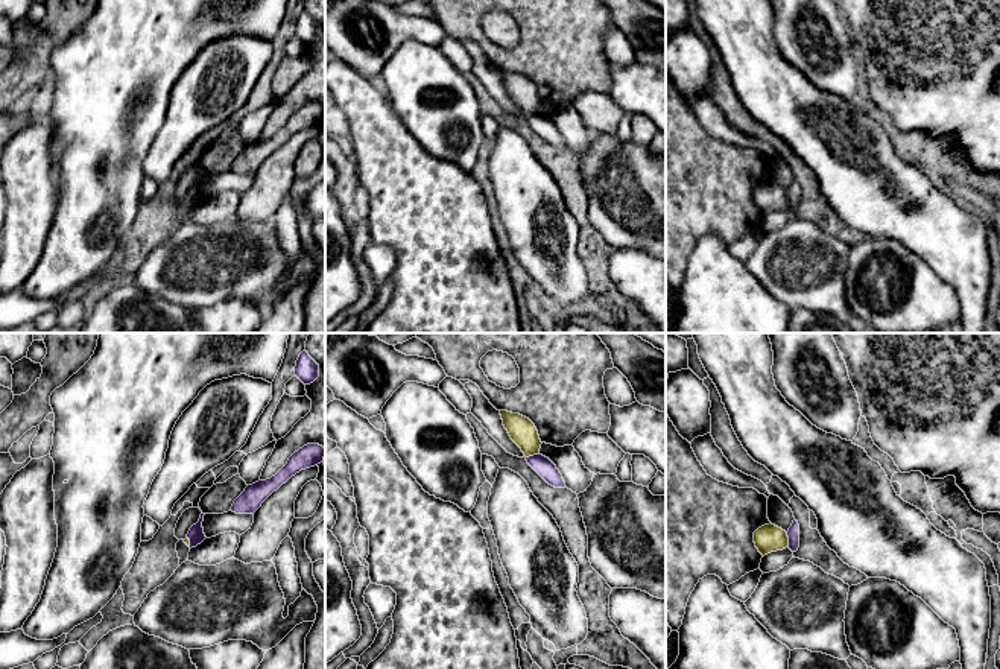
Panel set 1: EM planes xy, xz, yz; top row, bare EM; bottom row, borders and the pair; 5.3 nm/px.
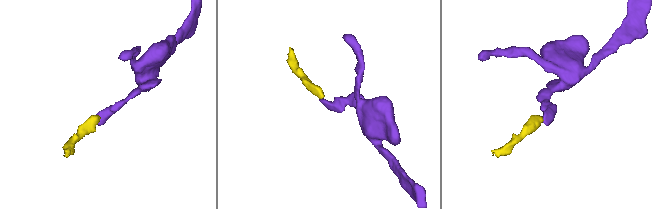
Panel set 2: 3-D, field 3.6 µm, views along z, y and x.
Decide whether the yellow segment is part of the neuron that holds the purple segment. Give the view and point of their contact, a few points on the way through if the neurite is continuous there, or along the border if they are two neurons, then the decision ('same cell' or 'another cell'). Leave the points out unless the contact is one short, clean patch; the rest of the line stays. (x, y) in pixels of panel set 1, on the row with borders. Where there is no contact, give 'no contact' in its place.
meets purple in yz at (789, 540); border along yz (786, 532), (789, 546); another cell

